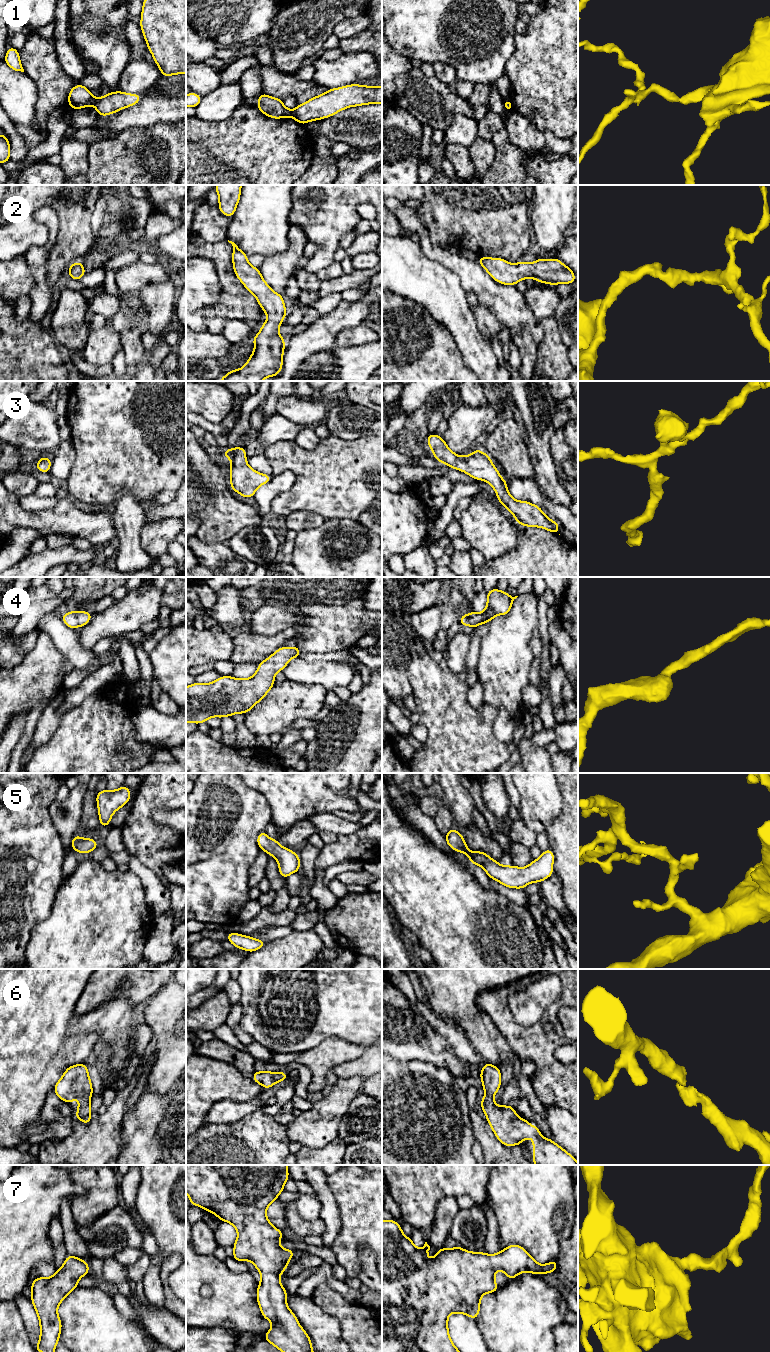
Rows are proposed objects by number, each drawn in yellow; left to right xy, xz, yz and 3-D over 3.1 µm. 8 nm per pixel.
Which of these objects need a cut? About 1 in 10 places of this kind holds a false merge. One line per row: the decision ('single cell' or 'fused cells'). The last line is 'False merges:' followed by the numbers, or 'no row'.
1: fused cells
2: single cell
3: single cell
4: single cell
5: single cell
6: single cell
7: single cell
False merges: 1

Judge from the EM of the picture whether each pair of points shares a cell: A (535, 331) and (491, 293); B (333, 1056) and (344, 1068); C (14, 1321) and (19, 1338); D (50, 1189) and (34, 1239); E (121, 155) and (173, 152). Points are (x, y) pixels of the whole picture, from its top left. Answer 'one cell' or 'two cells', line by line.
A: one cell
B: two cells
C: one cell
D: one cell
E: one cell

